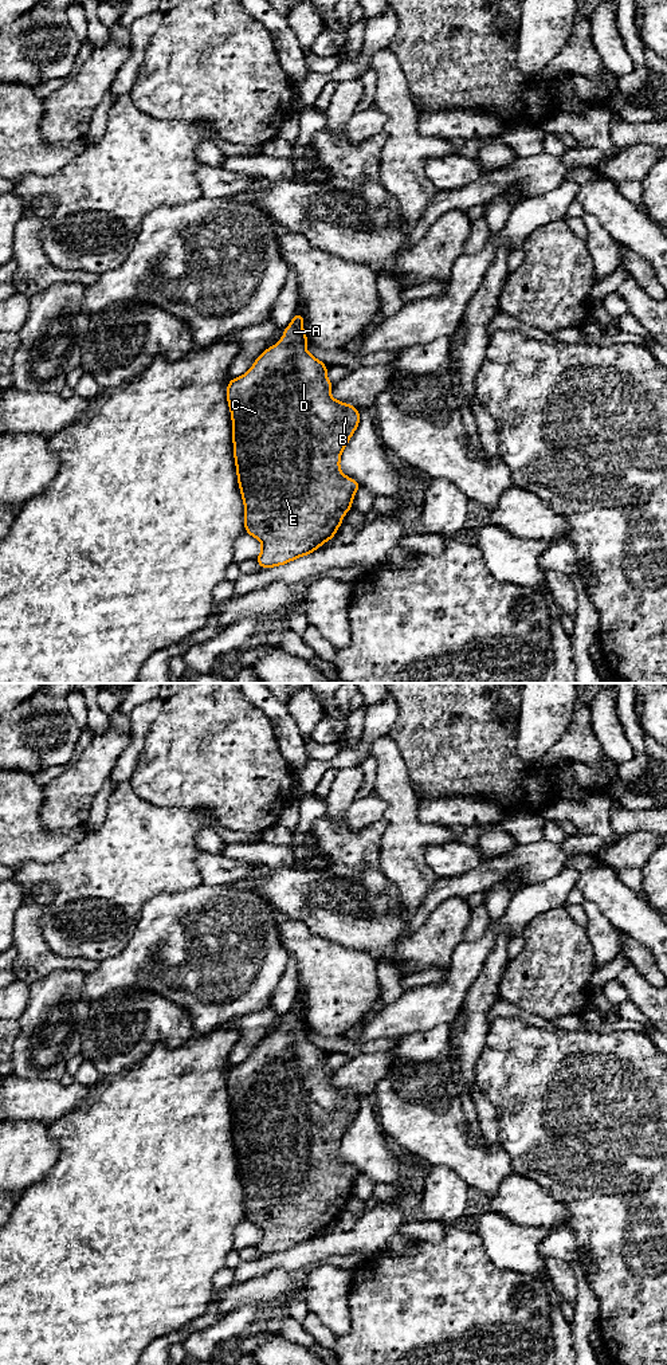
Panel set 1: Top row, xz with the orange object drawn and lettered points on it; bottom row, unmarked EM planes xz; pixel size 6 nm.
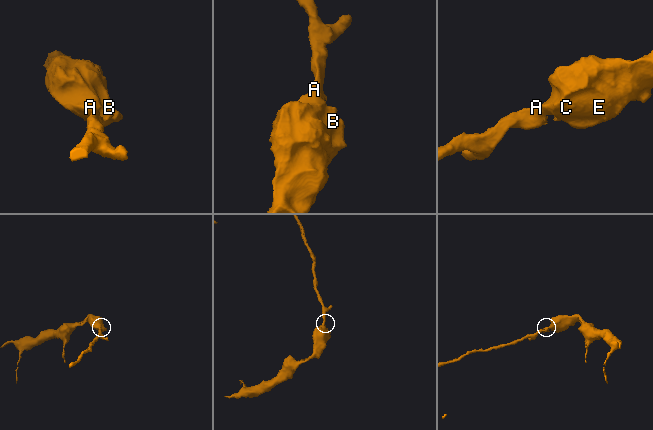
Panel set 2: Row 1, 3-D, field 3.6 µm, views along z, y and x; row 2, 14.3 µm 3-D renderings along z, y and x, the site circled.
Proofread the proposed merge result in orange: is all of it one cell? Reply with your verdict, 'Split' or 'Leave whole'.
Leave whole

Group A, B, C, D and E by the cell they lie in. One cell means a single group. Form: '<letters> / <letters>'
A B C D E

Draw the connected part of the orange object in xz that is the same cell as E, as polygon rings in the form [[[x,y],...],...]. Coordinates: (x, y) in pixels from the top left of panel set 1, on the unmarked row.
[[[297,1000],[279,1029],[266,1036],[247,1060],[232,1066],[227,1074],[246,1220],[262,1229],[256,1248],[266,1256],[310,1242],[331,1227],[361,1174],[340,1156],[341,1141],[360,1111],[360,1098],[330,1083],[334,1070],[327,1067],[327,1054],[305,1036],[307,1029],[303,1003]]]

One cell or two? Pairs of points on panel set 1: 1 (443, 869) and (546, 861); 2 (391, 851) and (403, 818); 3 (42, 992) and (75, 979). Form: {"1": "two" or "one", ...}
{"1": "two", "2": "one", "3": "one"}

